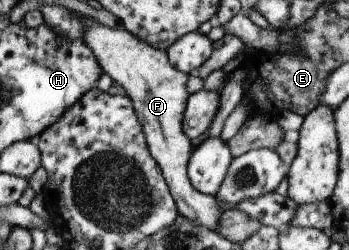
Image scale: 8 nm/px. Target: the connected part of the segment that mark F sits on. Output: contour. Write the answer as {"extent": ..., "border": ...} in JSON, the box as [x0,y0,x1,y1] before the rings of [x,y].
{"extent":[82,17,221,233],"border":[[[91,17],[84,18],[82,41],[93,52],[102,73],[117,82],[131,100],[135,117],[145,136],[148,152],[160,167],[177,213],[198,226],[218,233],[216,230],[219,227],[221,206],[215,197],[197,191],[187,175],[187,162],[192,150],[189,138],[182,130],[182,117],[189,95],[186,86],[188,75],[169,63],[165,51],[143,43],[126,29],[111,28]]]}

